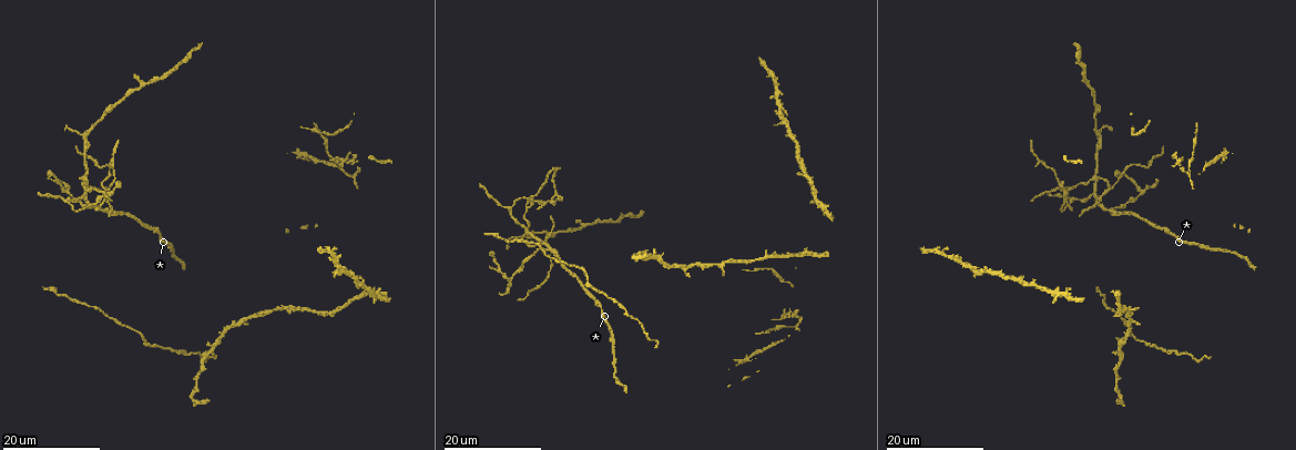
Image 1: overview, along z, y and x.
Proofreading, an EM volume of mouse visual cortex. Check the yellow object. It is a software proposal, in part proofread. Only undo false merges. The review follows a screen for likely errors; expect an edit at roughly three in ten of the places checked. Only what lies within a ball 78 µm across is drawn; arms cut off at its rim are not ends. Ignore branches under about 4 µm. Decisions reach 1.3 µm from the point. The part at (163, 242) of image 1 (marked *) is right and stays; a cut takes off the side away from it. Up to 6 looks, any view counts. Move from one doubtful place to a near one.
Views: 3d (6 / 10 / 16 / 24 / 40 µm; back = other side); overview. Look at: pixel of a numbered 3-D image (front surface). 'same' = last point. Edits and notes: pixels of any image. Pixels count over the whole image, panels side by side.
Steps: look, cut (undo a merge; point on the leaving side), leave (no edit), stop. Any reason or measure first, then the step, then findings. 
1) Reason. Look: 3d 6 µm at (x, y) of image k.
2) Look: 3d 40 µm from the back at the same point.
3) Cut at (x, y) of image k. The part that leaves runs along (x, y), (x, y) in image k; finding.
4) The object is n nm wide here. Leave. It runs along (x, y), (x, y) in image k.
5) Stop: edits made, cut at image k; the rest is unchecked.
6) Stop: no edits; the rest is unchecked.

Look: 3d 24 µm at (1098, 177) of image 1.

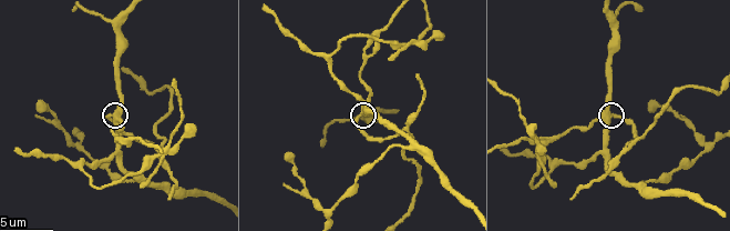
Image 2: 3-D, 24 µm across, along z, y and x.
Look: 3d 10 µm at (359, 113) of image 2.

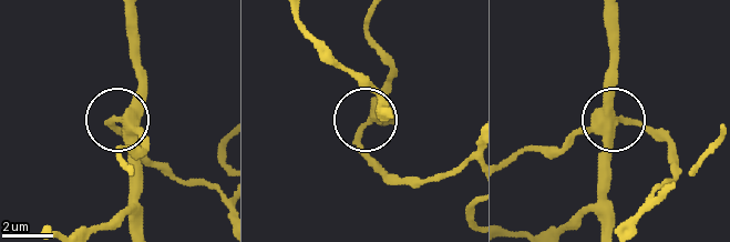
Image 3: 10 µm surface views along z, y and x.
The object is 360 nm wide here. Cut at (108, 121) of image 3. The part that leaves runs along (605, 120), (641, 121), (660, 139), (672, 170), (660, 191) in image 3; two neurons meet here.

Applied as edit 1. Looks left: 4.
Branch point. Look: 3d 10 µm at (113, 20) of image 2.

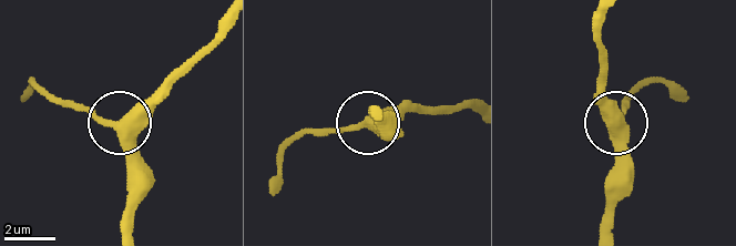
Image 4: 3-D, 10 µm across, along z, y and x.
From behind. Look: 3d 10 µm from the back at (120, 122) of image 4.

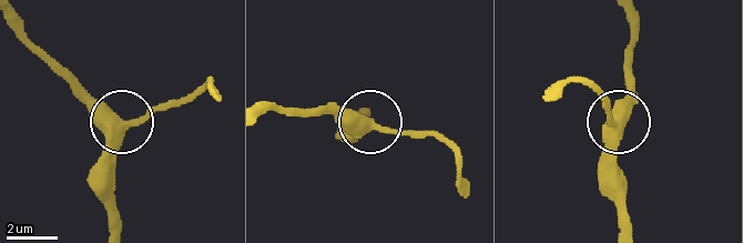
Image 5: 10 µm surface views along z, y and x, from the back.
3 arms meet here. Leave. Continuous, no second neuron.

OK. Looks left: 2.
Thin arm on a thick one. Look: 3d 10 µm at (327, 55) of image 2.

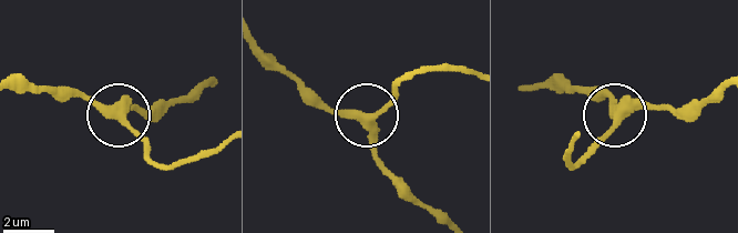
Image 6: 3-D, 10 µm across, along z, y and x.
The object is 330 nm wide here. Leave. It runs along (441, 221), (385, 163), (371, 119), (317, 102) in image 6; continuous, no second neuron.

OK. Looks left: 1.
Stop: edits made, cut at image 3; the rest is unchecked.

